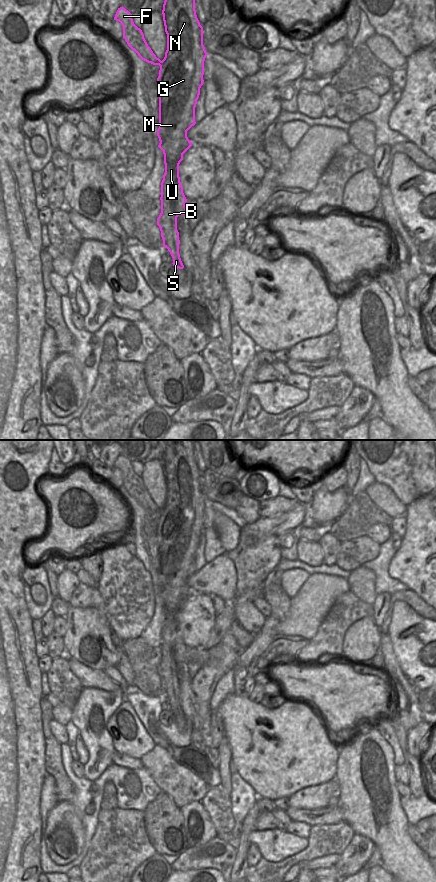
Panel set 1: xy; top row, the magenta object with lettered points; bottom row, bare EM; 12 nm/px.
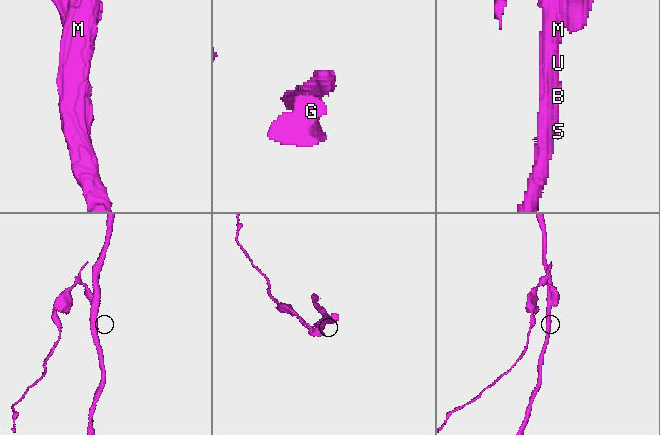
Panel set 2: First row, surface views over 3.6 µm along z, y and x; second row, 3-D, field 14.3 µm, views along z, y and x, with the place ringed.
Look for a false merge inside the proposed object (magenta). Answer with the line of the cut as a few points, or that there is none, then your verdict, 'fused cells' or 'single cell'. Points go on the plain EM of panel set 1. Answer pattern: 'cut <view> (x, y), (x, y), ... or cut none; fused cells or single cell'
cut xy (162, 509), (160, 516); fused cells

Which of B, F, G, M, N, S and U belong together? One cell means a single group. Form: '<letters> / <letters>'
B G M N S U / F

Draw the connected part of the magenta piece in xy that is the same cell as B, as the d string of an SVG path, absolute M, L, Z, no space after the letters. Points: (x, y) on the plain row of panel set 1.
M164 440L163 469L167 482L167 498L162 508L157 526L157 541L159 543L159 586L158 595L163 599L165 621L161 630L161 661L157 673L161 679L163 695L166 695L173 706L175 721L184 713L179 702L179 680L177 665L188 663L185 655L187 647L179 625L179 612L183 602L192 594L187 585L187 579L196 572L195 555L203 533L204 509L207 500L203 493L203 475L196 463L195 440Z

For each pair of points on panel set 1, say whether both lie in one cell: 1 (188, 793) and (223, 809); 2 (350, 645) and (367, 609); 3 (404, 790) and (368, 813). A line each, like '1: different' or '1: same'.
1: different
2: different
3: different

